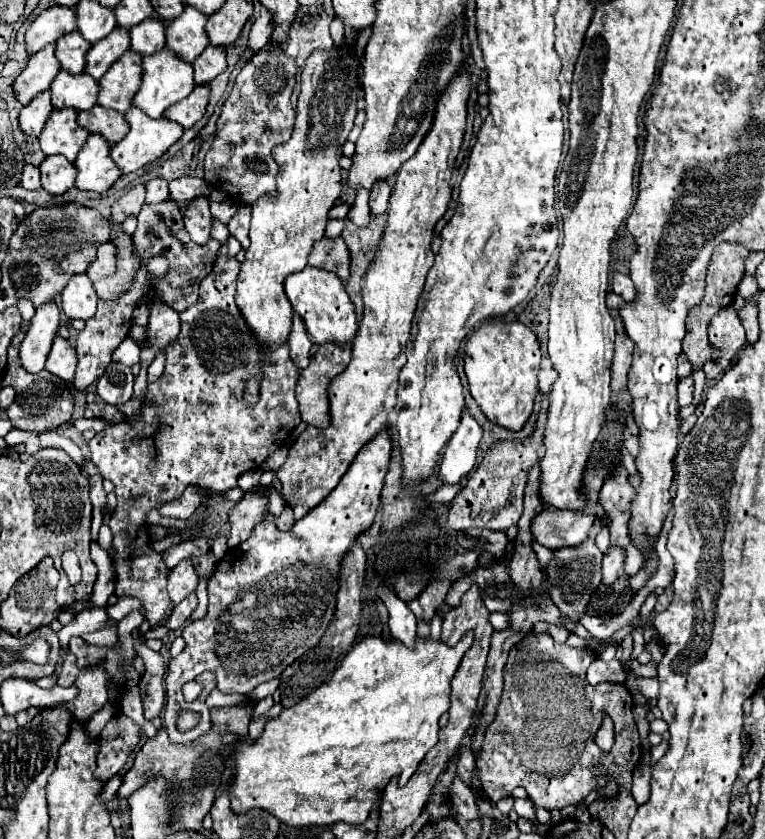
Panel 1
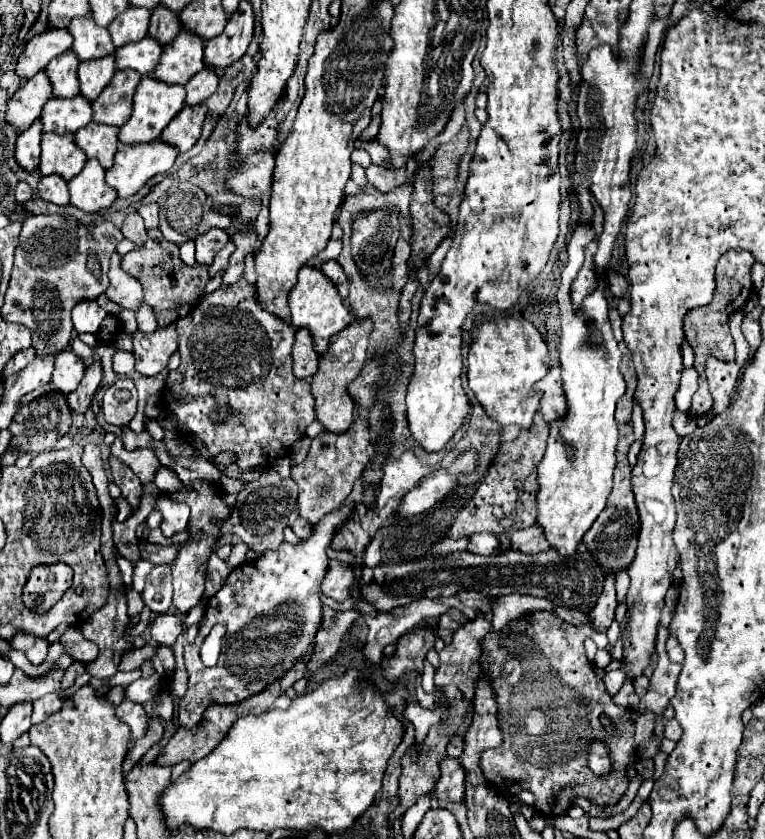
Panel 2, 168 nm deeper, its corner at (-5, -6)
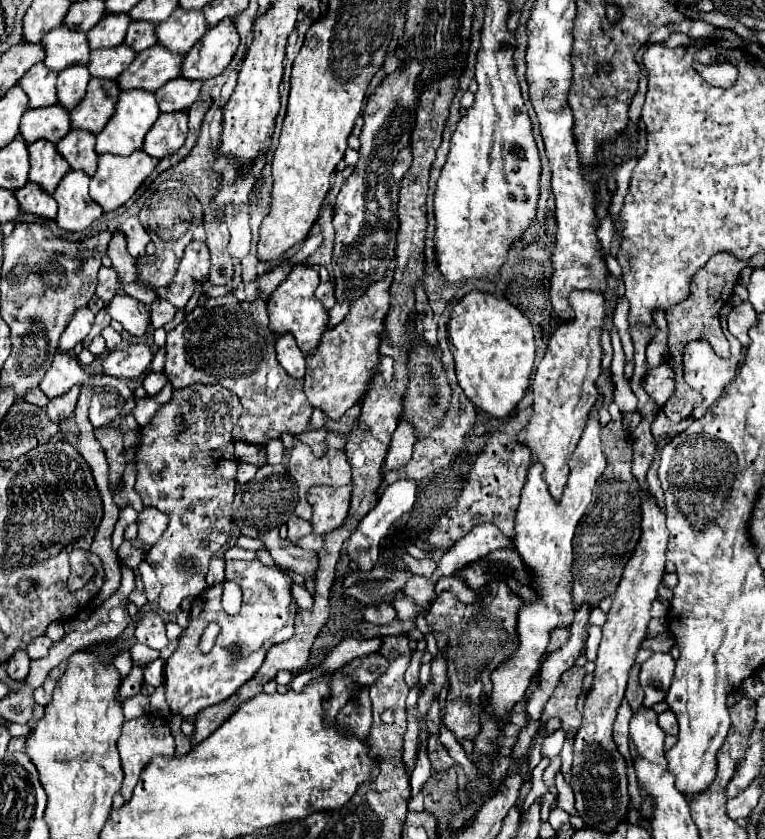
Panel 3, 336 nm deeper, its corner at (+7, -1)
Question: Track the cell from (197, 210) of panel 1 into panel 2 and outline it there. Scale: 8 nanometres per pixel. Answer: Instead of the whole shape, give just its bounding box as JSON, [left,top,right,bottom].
[195,227,229,263]

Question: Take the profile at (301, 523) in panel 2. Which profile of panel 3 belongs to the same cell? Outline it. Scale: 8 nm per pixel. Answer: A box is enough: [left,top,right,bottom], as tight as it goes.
[287,516,313,542]

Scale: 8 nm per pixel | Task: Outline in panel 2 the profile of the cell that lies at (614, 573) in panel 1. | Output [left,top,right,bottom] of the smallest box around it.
[587,577,617,629]

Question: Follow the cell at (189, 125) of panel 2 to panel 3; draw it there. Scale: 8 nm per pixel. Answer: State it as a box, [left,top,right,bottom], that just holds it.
[143,114,187,158]

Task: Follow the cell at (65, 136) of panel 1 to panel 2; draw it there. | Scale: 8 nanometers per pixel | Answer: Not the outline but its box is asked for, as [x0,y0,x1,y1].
[41,133,87,179]

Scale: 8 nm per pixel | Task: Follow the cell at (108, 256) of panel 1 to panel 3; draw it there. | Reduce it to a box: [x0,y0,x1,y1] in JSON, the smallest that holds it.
[109,296,151,336]

